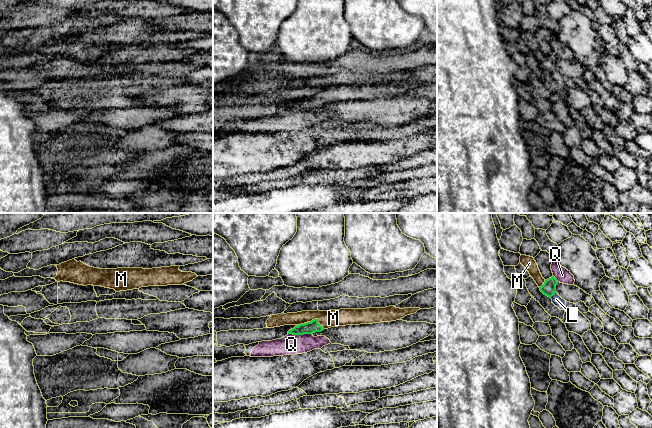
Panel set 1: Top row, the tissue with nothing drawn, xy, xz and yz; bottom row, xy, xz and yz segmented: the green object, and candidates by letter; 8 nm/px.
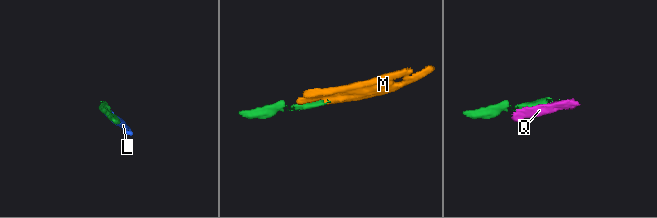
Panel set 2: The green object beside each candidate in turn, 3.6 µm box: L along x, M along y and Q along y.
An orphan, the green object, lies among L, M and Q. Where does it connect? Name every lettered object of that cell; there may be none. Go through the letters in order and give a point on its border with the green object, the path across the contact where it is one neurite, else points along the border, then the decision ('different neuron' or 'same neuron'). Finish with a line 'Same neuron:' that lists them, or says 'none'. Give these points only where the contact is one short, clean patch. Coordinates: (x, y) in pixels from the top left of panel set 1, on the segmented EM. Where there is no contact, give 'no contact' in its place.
L: yz (553, 294) | different neuron
M: xz (312, 320) | same neuron
Q: xz (300, 334) | along xz (288, 333), (311, 334) | different neuron
Same neuron: M

